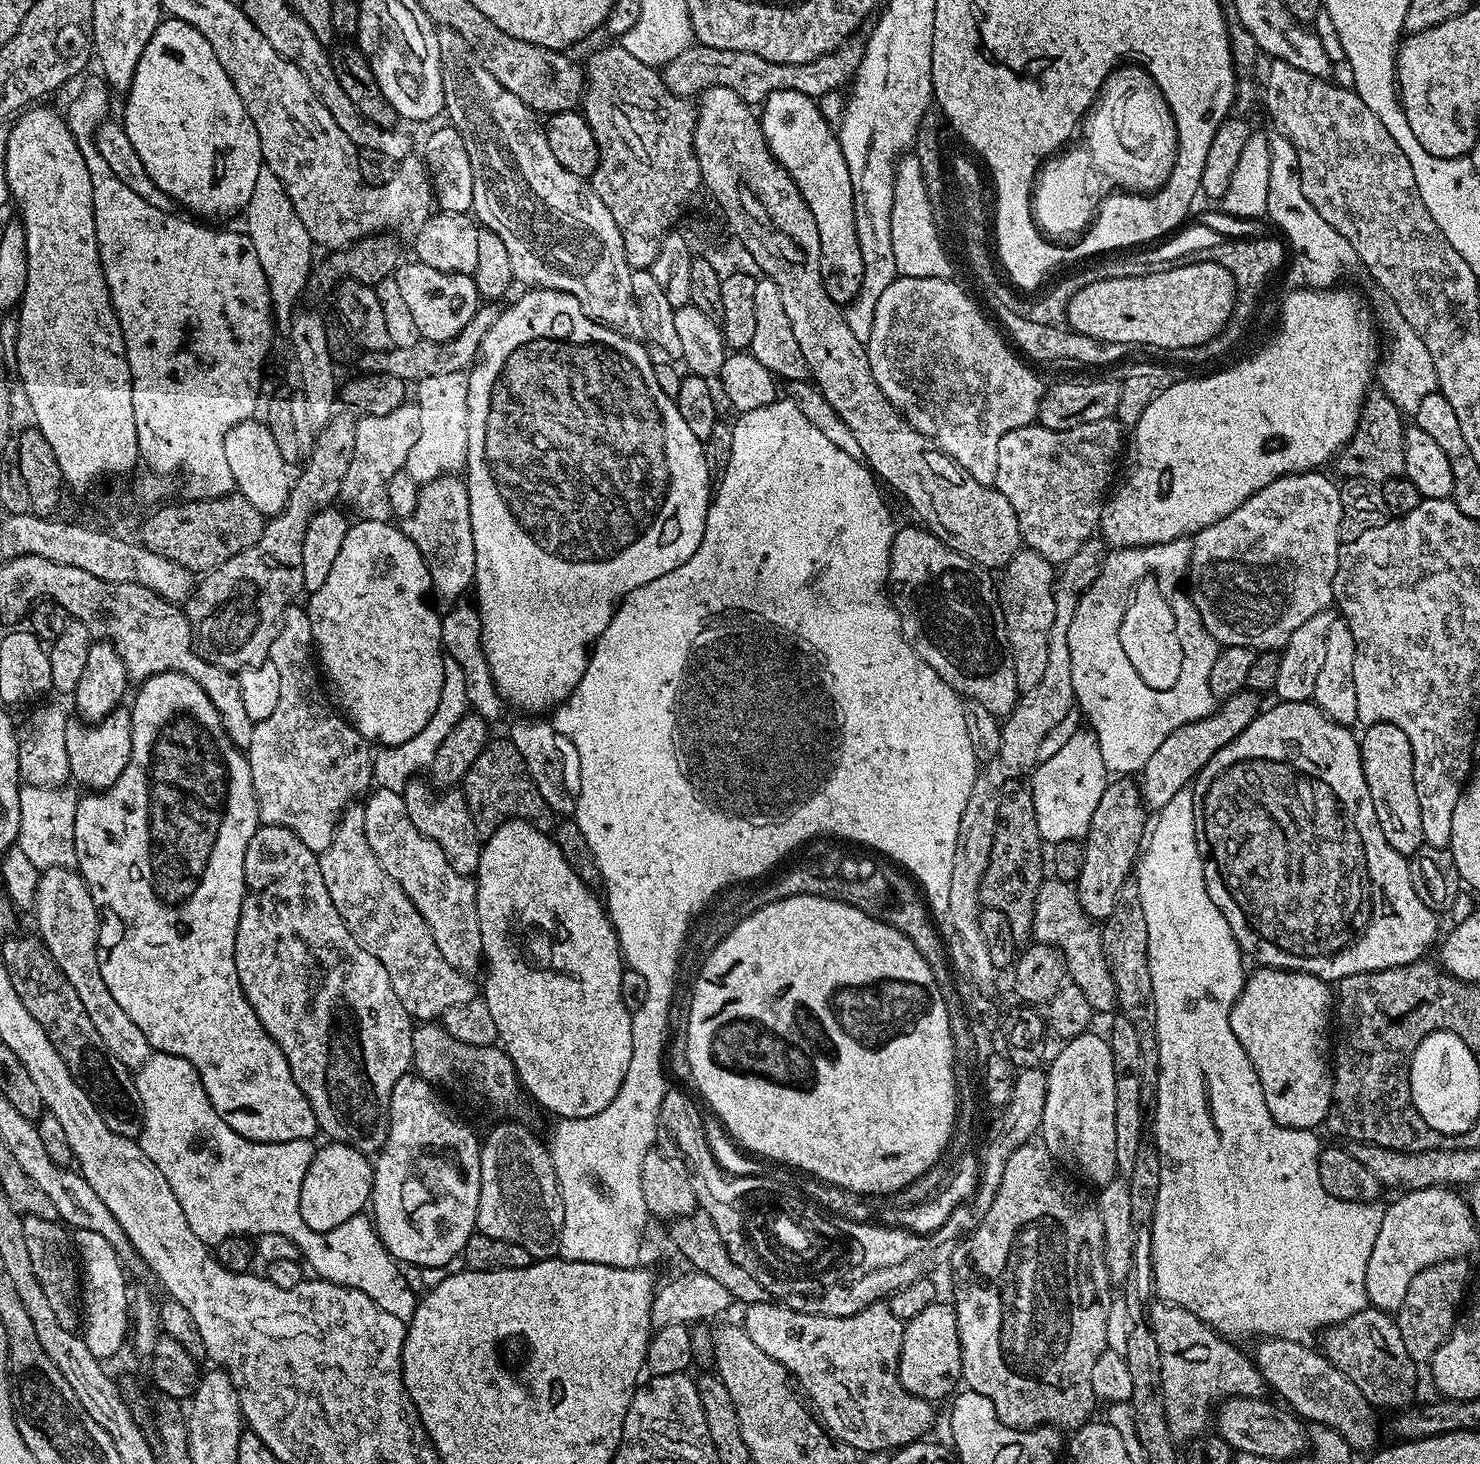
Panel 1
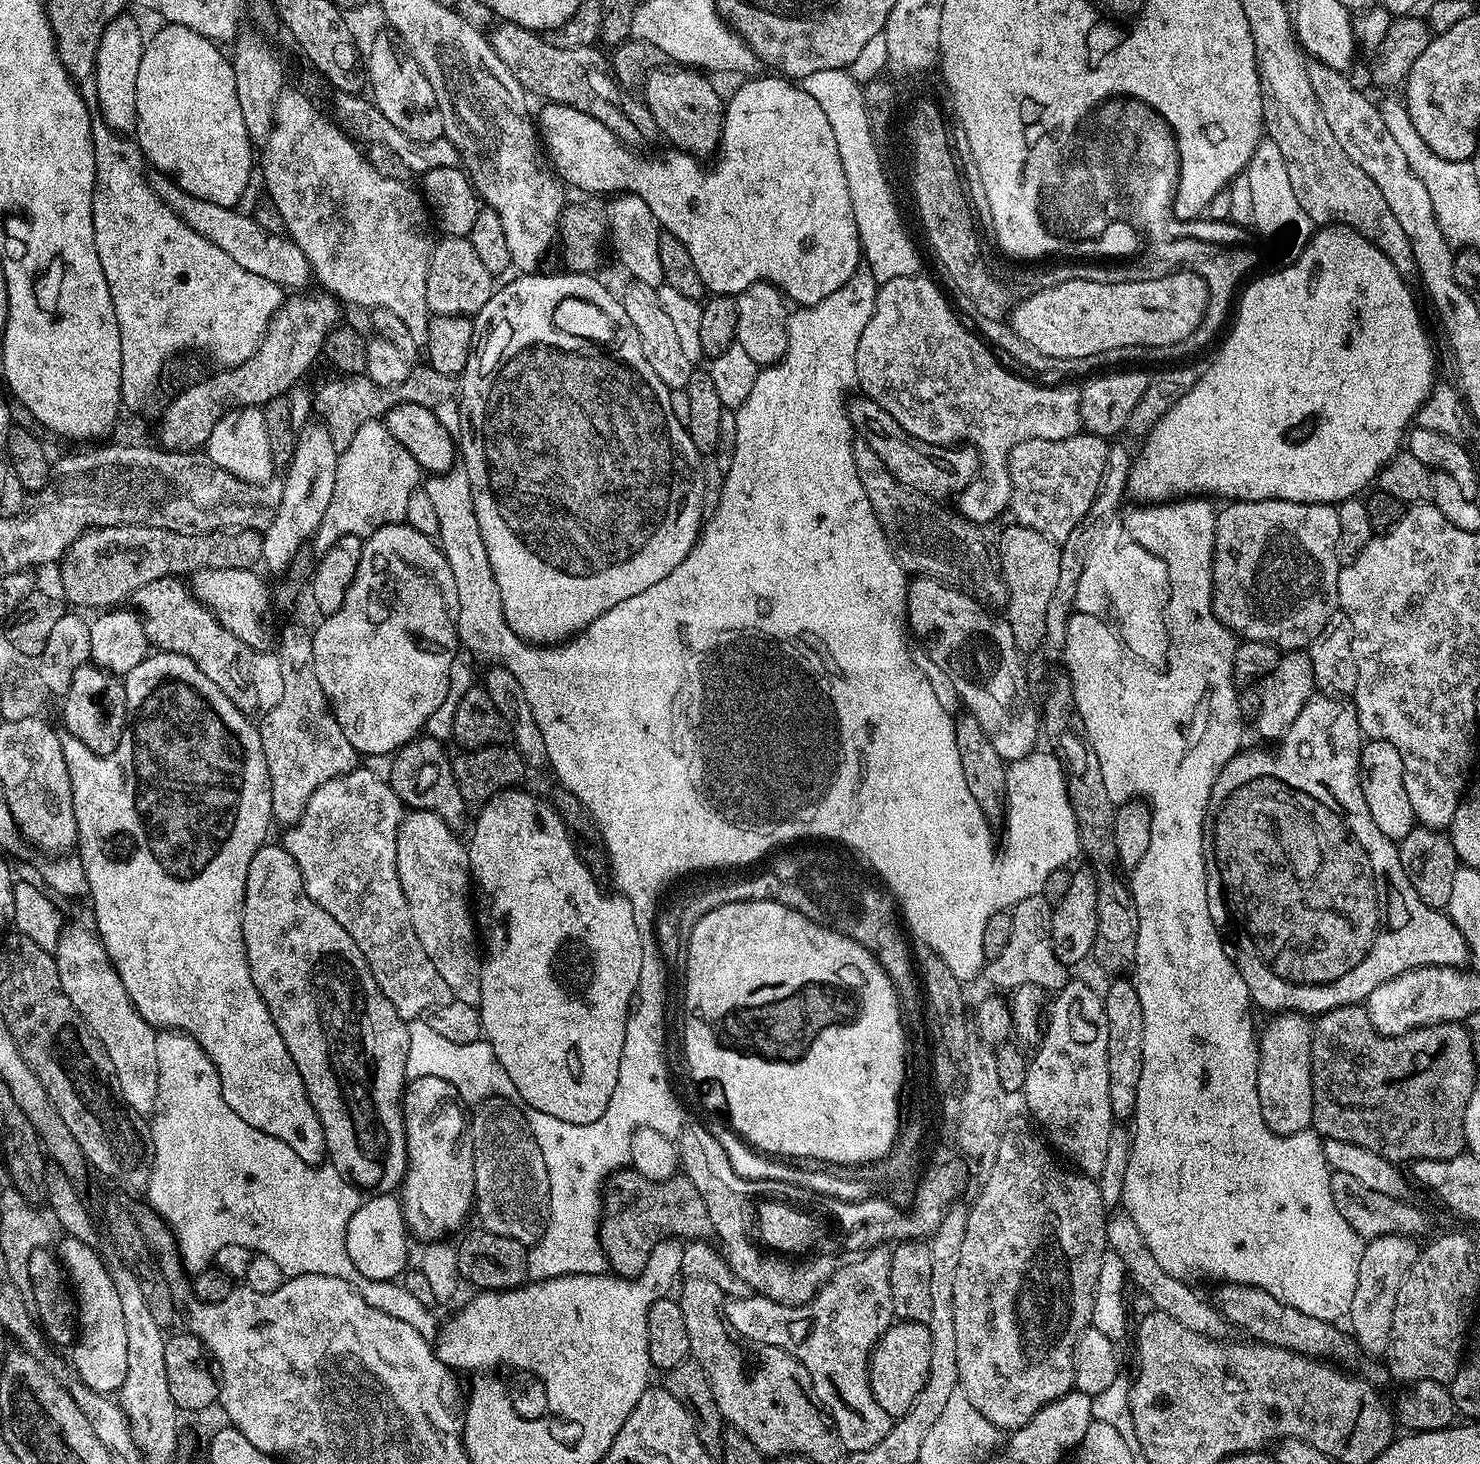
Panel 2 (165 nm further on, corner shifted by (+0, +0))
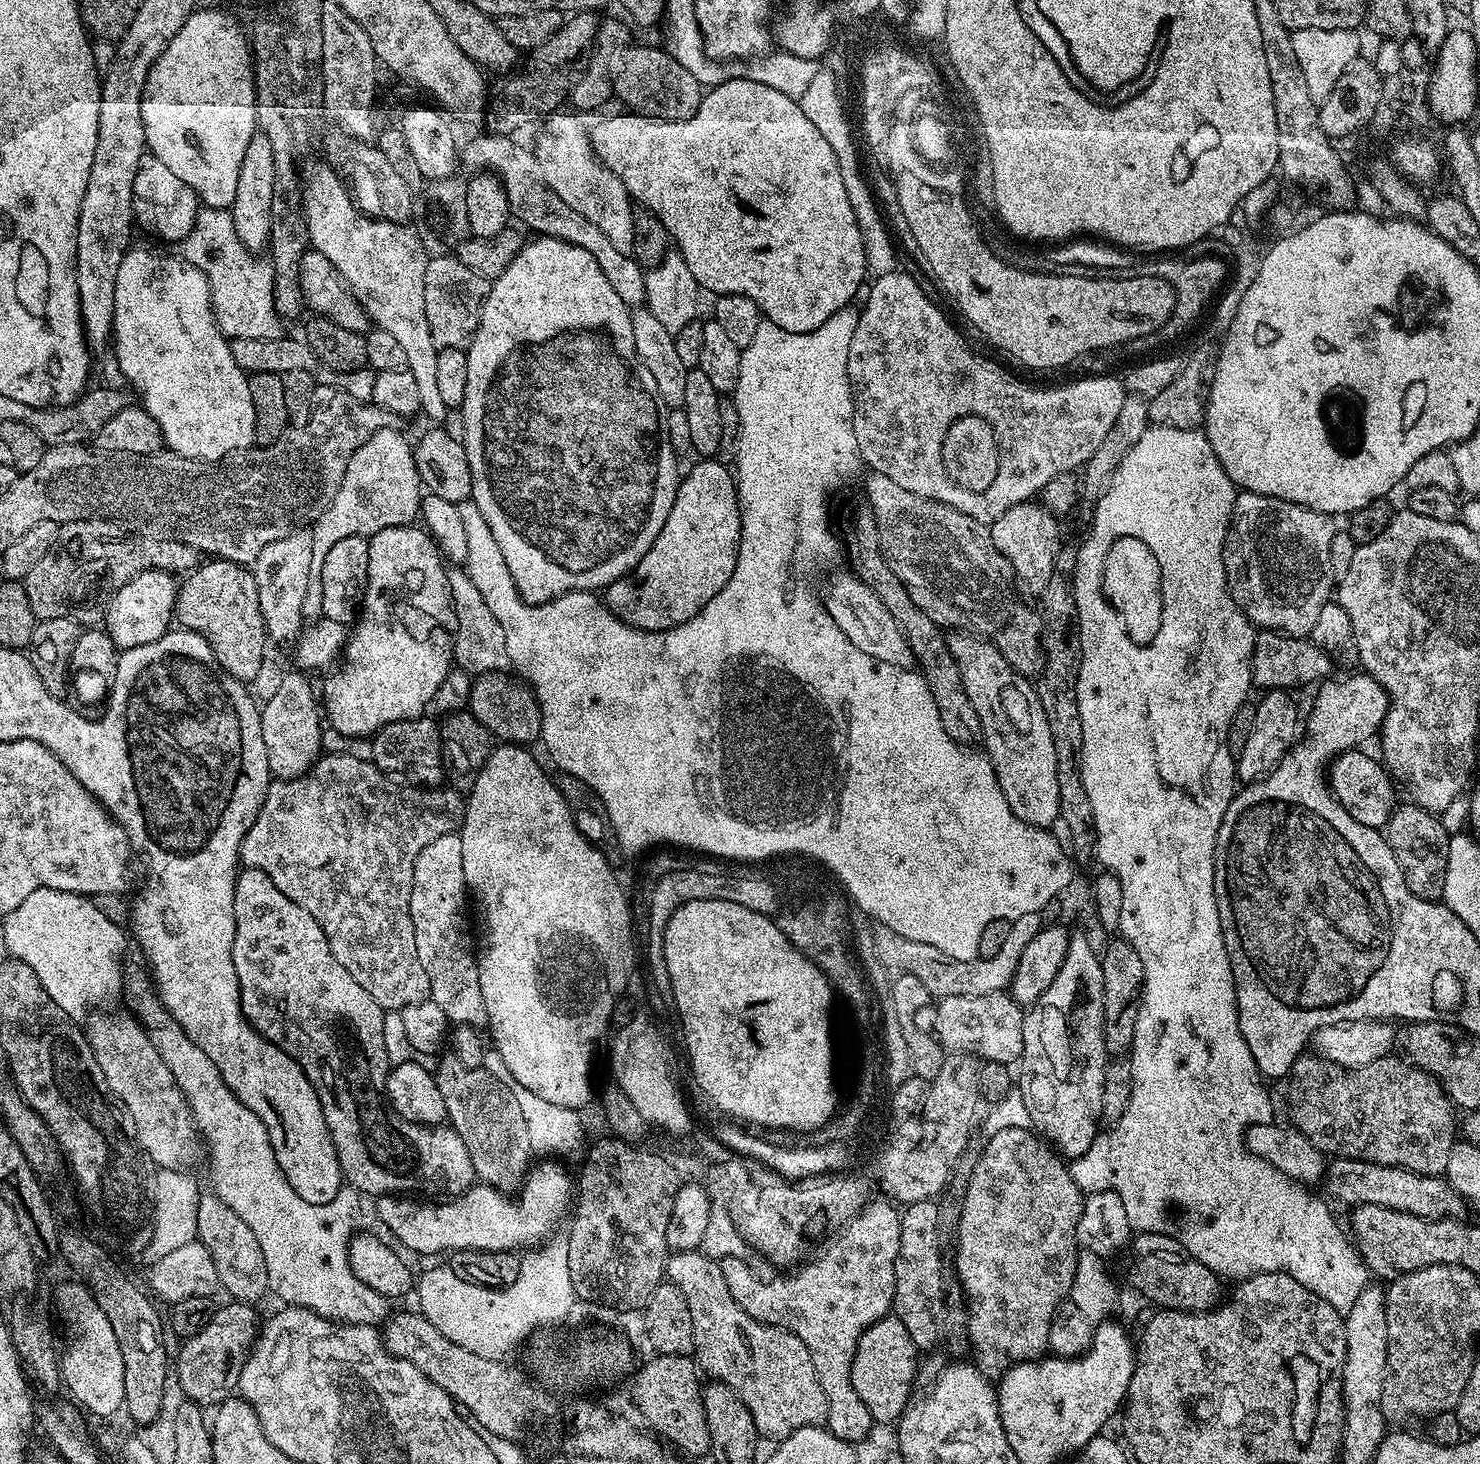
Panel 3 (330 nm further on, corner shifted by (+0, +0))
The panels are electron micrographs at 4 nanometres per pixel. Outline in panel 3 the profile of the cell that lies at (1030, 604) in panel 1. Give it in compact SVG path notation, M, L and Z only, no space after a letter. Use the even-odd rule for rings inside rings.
M1029 502L1010 506L1010 510L1002 514L1002 518L998 518L990 525L994 546L1008 559L1017 581L1029 593L1044 593L1051 571L1054 570L1056 555L1062 547L1060 524L1056 520L1059 519L1049 512L1043 503Z

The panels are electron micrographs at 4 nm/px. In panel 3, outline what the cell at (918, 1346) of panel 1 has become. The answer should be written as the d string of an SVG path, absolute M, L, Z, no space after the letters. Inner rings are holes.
M894 1314L883 1316L858 1338L852 1363L852 1381L858 1398L862 1398L866 1410L870 1410L877 1424L892 1424L899 1421L910 1402L912 1379L918 1376L918 1350L906 1331L906 1326Z

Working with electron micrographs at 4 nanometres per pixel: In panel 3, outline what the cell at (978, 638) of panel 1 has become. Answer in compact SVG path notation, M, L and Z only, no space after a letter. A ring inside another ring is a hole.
M956 630L947 642L954 662L958 662L966 694L974 702L974 710L978 710L984 735L982 748L994 766L998 786L1010 810L1023 824L1051 829L1051 824L1060 820L1058 764L1050 725L1033 681L1013 670L992 641L983 636Z

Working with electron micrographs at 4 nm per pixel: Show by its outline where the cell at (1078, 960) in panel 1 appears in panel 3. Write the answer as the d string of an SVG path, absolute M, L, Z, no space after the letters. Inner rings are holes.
M1038 912L1022 914L1010 923L1010 934L1006 934L1006 942L1002 942L1002 950L994 954L994 958L974 960L951 960L944 956L935 946L926 946L926 942L914 942L892 935L892 940L882 936L882 957L893 970L909 972L926 986L933 997L942 996L977 996L978 994L994 994L1003 992L1011 985L1014 974L1018 970L1018 960L1022 958L1022 950L1041 930Z

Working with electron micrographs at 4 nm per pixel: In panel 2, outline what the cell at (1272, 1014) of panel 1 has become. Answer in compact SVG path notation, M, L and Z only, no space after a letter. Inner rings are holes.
M1281 1012L1273 1015L1272 1020L1258 1036L1260 1045L1260 1065L1258 1066L1258 1098L1262 1106L1264 1125L1279 1136L1289 1136L1307 1132L1312 1128L1312 1029L1313 1021L1298 1012Z

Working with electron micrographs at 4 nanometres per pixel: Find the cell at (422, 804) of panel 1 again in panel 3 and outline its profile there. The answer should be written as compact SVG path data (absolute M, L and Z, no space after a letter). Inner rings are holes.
M429 718L390 722L380 729L372 742L372 763L382 772L395 774L421 788L439 788L445 783L444 751L440 745L437 721ZM397 772L397 773L396 773Z

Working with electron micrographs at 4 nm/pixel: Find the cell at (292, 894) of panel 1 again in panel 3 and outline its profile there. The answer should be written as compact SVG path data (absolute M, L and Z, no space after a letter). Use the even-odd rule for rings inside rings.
M244 868L236 877L234 950L232 953L234 954L234 970L238 974L242 1014L248 1019L252 1029L258 1034L262 1034L270 1042L274 1042L274 1046L278 1046L286 1054L290 1054L290 1058L294 1058L294 1062L298 1062L298 1066L302 1066L306 1078L310 1078L310 1086L314 1086L314 1090L318 1094L318 1102L322 1102L322 1114L326 1118L326 1126L330 1130L334 1150L338 1154L340 1175L351 1187L357 1188L362 1194L368 1195L369 1192L372 1198L389 1194L412 1194L415 1193L412 1192L415 1188L421 1188L424 1192L433 1192L434 1195L440 1196L436 1198L455 1198L463 1196L473 1184L477 1183L474 1162L470 1162L470 1150L466 1150L466 1142L462 1142L462 1138L455 1130L450 1126L425 1126L415 1120L404 1120L392 1109L386 1095L390 1061L386 1050L386 1034L384 1033L385 1009L381 1008L378 1002L374 1002L372 995L366 990L362 990L362 986L358 986L358 982L354 982L354 974L350 974L350 970L346 970L346 966L342 966L342 962L338 962L338 958L334 958L334 954L330 950L330 942L326 938L322 926L318 926L314 914L310 914L310 910L298 906L298 902L286 898L286 894L282 894L282 890L278 890L278 886L274 886L272 879L257 868Z

